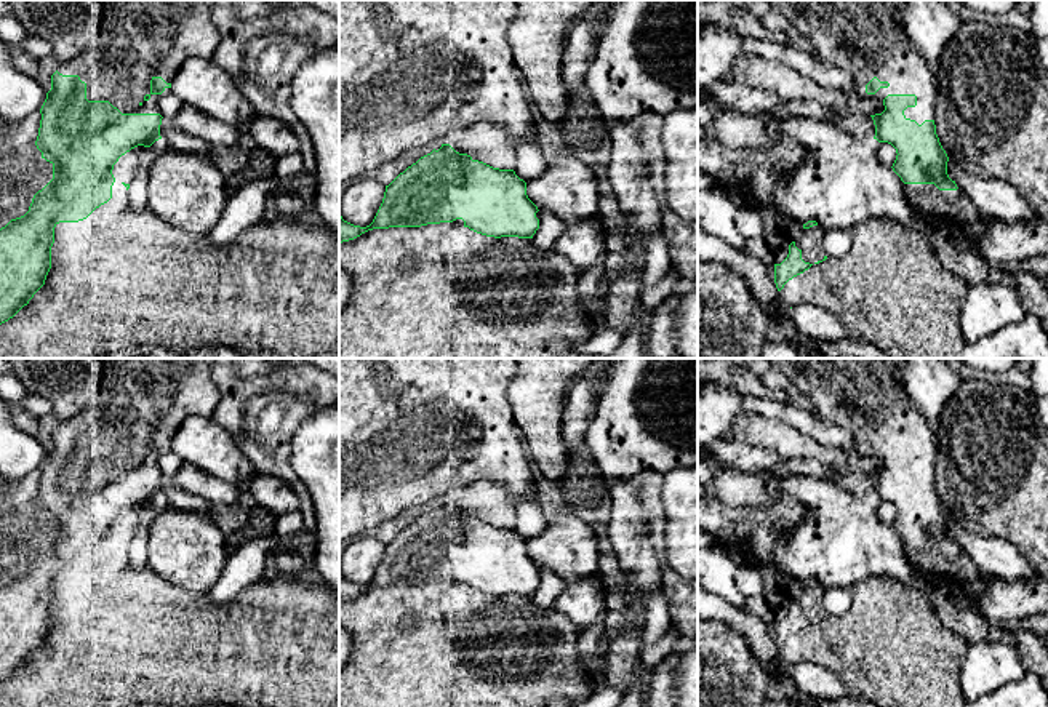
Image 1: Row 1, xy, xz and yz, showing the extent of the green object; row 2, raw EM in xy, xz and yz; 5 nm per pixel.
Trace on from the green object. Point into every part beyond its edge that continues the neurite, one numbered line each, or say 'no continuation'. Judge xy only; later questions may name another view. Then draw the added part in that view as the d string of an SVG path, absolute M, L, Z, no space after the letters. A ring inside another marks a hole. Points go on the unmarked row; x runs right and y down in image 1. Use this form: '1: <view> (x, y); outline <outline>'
1: xy (140, 397); outline M102 358L104 377L94 403L75 417L59 424L62 433L78 433L86 441L88 459L109 459L122 472L158 472L158 459L171 451L150 451L150 438L162 435L171 441L181 424L190 416L211 417L221 392L214 384L214 358Z

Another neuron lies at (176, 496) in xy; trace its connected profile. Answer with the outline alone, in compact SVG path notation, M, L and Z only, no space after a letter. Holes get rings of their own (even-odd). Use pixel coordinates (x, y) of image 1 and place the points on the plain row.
M170 475L162 477L160 494L176 509L210 515L210 502L179 488Z

